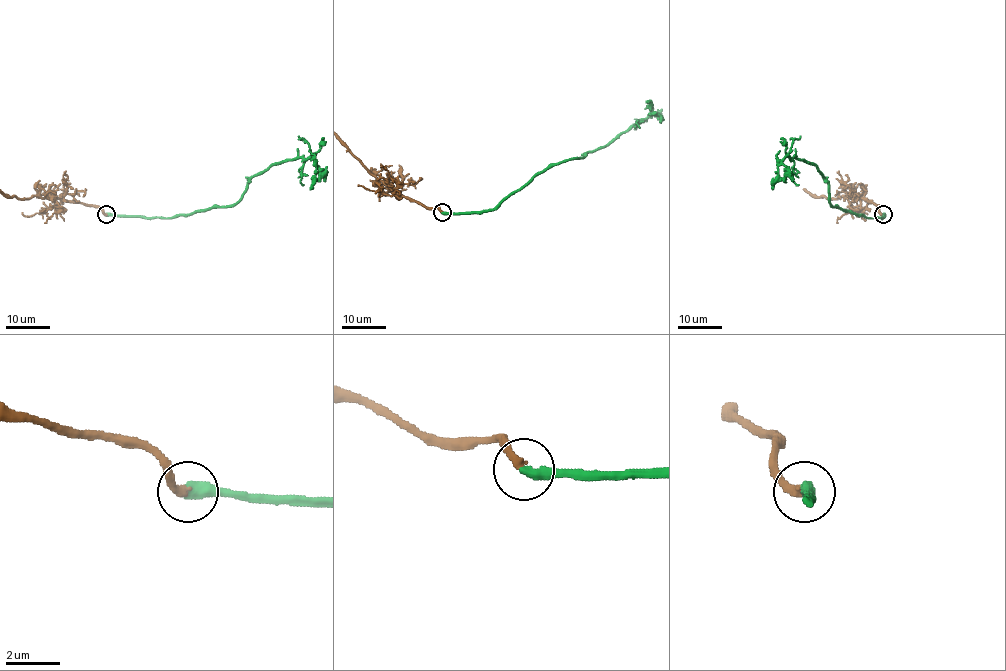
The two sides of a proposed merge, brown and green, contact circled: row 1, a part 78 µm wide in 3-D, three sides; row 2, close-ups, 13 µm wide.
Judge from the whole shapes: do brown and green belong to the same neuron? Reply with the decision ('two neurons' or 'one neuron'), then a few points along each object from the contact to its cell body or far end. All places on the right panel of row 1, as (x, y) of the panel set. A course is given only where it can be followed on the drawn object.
one neuron; green runs (884, 214), (867, 217), (833, 206), (828, 184), (814, 164), (804, 160), (787, 157), (783, 160), (772, 189)

